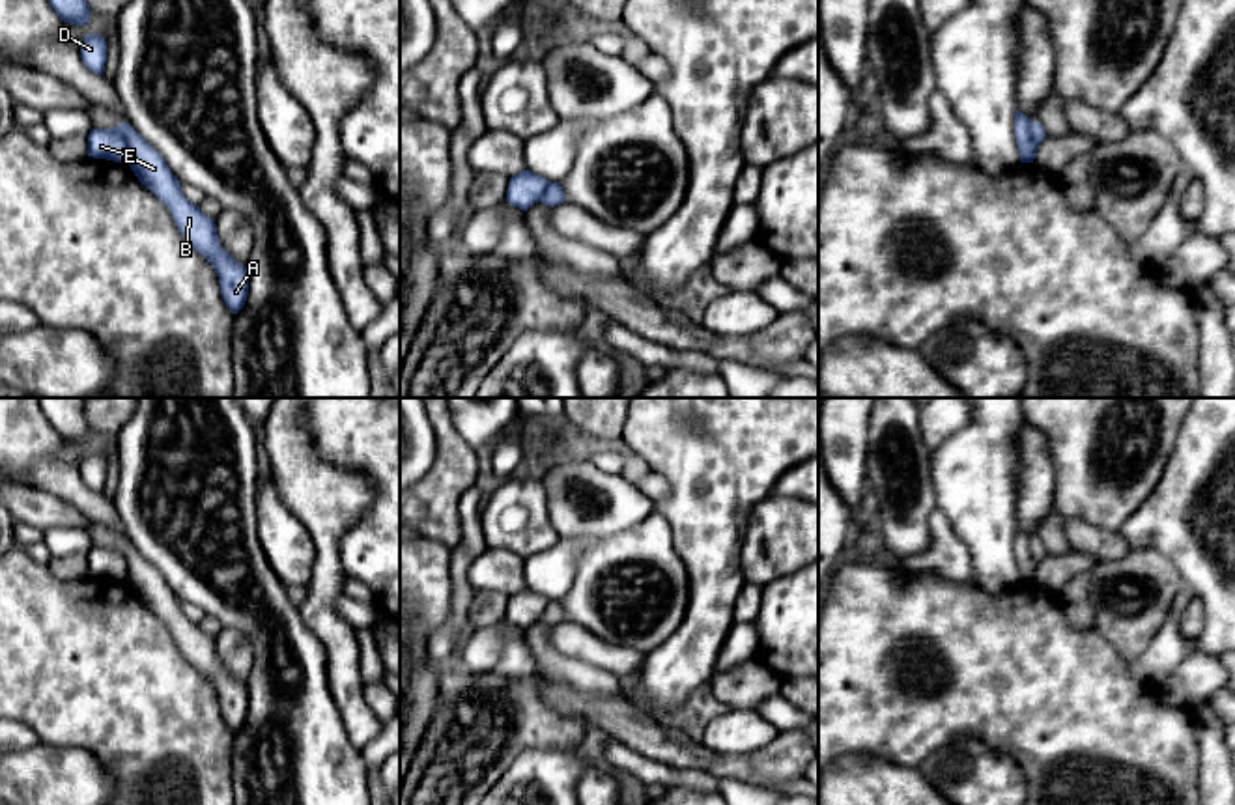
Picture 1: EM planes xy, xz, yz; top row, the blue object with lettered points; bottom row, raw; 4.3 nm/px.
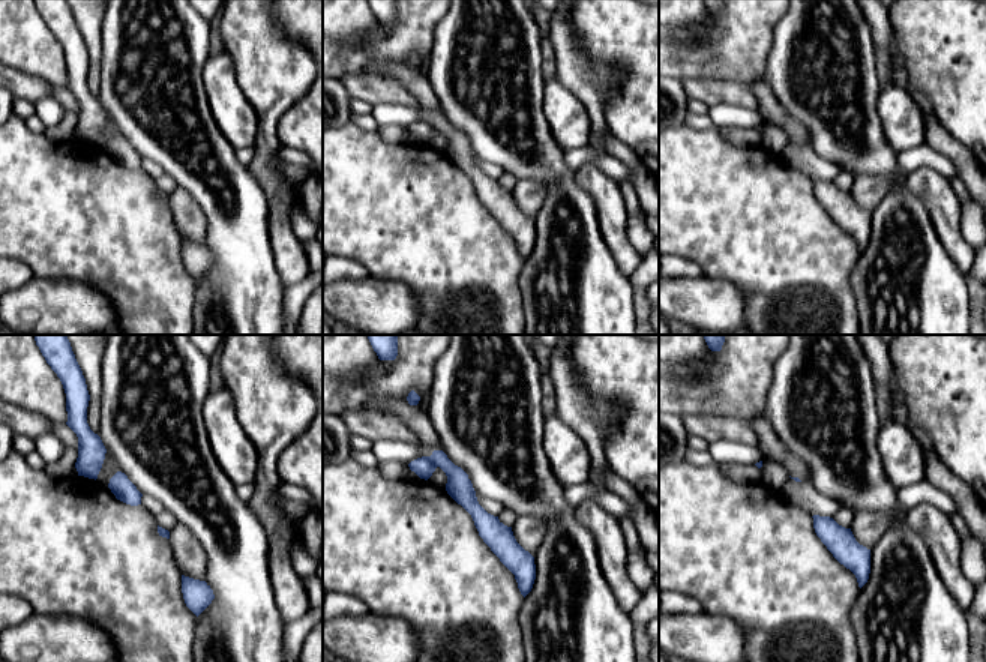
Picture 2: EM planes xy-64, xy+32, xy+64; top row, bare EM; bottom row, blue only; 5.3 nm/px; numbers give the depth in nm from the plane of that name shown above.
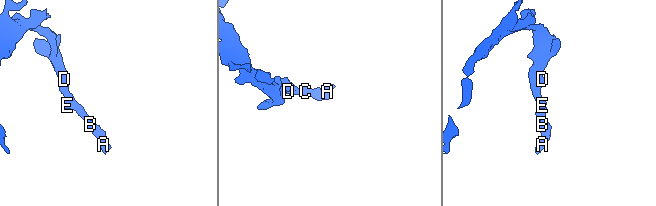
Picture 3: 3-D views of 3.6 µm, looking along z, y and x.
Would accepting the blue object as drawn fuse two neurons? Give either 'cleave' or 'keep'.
cleave

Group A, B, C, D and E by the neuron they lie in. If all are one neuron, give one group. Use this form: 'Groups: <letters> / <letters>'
Groups: A B C / D E

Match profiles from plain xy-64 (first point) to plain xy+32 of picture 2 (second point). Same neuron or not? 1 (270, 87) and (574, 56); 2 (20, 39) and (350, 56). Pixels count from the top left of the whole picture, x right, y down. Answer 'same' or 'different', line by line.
1: same
2: different

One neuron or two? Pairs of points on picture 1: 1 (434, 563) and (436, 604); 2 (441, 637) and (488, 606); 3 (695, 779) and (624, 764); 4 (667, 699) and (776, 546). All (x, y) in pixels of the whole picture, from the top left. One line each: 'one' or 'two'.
1: one
2: two
3: one
4: two

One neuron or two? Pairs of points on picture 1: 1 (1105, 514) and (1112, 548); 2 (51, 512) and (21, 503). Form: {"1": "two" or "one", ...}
{"1": "two", "2": "one"}

